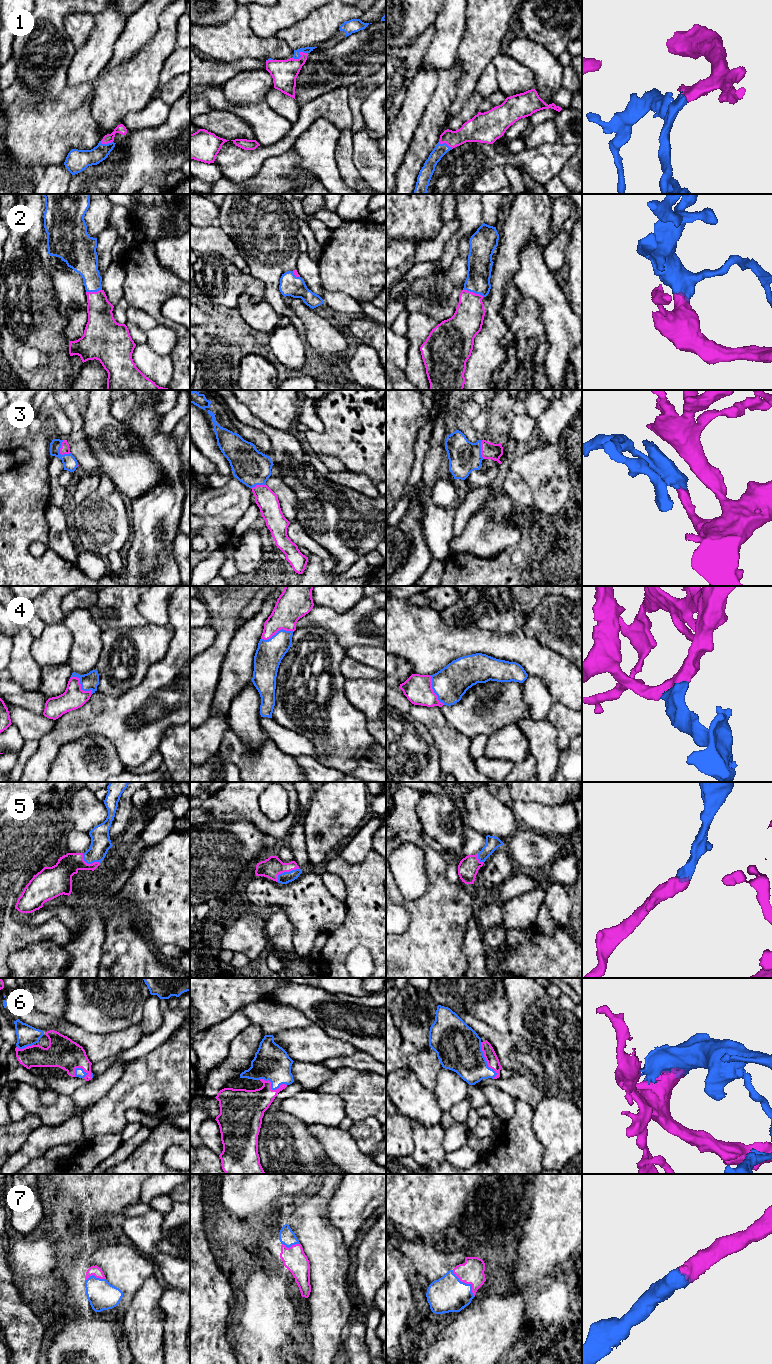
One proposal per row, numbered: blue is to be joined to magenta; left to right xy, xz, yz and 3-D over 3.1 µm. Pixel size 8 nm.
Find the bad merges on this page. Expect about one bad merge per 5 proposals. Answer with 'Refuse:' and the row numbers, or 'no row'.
Refuse: no row

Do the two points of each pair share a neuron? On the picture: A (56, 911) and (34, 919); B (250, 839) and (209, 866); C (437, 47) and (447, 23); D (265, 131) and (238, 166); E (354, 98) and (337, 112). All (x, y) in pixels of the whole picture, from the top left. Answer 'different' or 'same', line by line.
A: same
B: same
C: same
D: different
E: different

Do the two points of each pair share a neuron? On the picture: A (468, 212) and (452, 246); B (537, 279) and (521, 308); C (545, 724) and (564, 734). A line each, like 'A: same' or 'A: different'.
A: same
B: different
C: different

